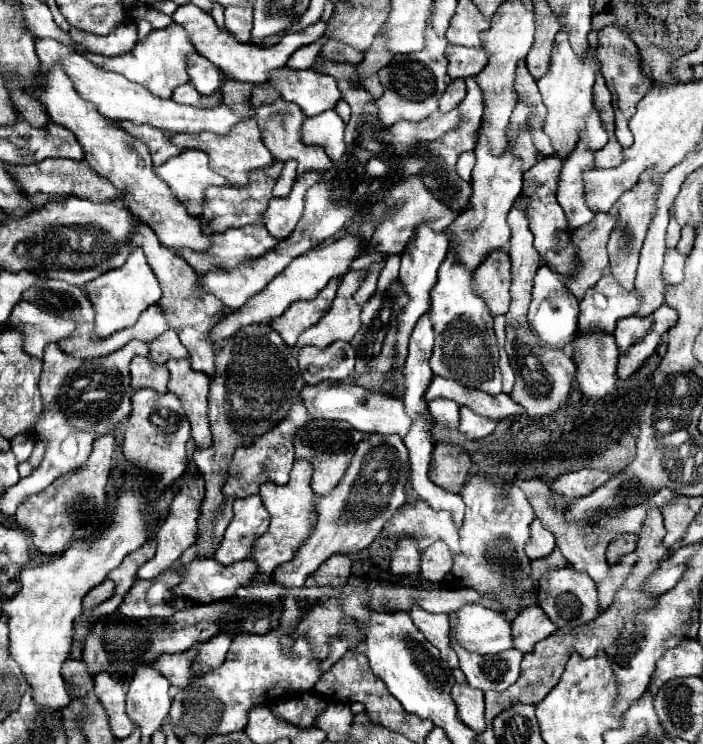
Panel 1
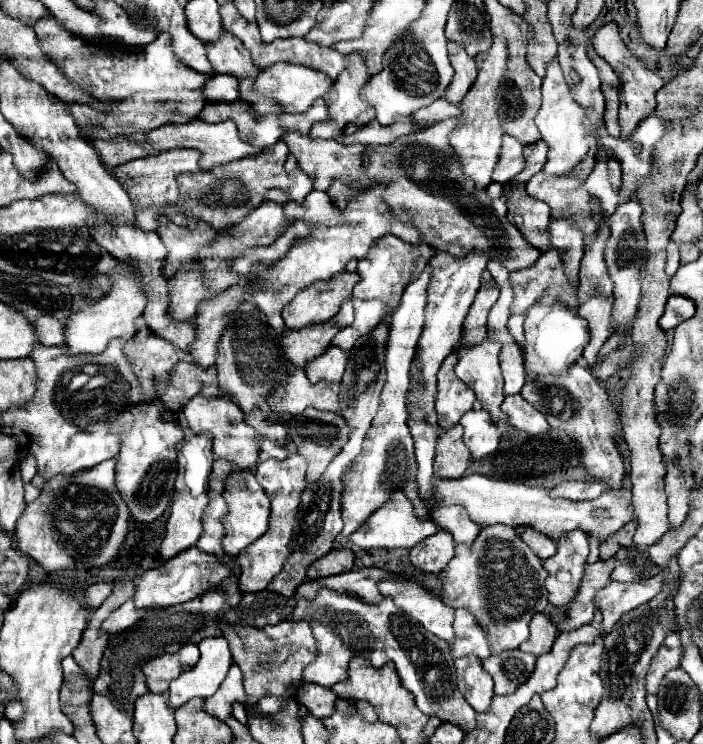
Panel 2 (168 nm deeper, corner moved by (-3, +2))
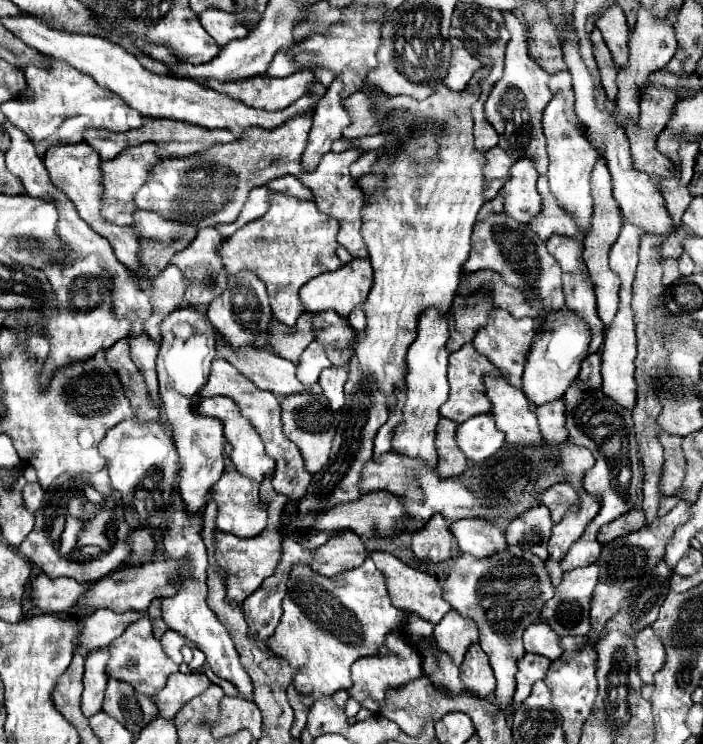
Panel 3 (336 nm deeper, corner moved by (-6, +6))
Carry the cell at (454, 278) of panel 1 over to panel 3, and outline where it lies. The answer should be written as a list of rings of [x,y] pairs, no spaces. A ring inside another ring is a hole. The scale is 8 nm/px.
[[[484,376],[486,396],[492,404],[490,414],[496,426],[506,434],[506,442],[516,446],[538,446],[542,444],[542,434],[536,424],[536,416],[522,390],[512,388],[506,380],[498,376]]]

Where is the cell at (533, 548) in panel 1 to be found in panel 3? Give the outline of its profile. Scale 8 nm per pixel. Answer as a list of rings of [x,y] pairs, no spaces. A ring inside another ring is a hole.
[[[540,504],[510,522],[510,526],[506,530],[506,542],[508,544],[526,542],[536,556],[546,560],[548,558],[546,542],[550,538],[550,528],[552,528],[550,512],[546,506]]]

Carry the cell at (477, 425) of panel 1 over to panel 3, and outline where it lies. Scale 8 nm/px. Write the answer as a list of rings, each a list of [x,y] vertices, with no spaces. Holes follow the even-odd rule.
[[[476,414],[458,426],[456,440],[468,460],[482,462],[504,444],[504,432],[496,428],[490,414]]]

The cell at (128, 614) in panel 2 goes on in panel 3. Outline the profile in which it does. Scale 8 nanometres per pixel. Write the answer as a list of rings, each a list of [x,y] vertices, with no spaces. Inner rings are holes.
[[[110,608],[94,610],[84,620],[80,634],[80,648],[88,654],[100,646],[110,646],[128,628],[128,614],[112,612]]]

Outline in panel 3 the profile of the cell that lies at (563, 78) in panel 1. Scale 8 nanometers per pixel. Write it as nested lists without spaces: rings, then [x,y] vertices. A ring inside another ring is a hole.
[[[560,92],[554,94],[552,100],[548,102],[548,106],[546,106],[544,114],[542,114],[542,128],[544,128],[544,136],[548,140],[548,158],[550,158],[548,184],[550,184],[550,190],[556,196],[558,204],[576,216],[576,222],[578,222],[580,230],[588,232],[590,230],[590,214],[592,214],[590,172],[592,172],[592,168],[596,164],[598,152],[584,138],[580,128],[566,118],[564,96]]]

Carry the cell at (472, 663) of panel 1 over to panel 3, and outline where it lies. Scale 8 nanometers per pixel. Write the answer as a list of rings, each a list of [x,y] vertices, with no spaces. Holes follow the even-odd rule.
[[[524,654],[518,660],[518,672],[516,672],[516,694],[514,694],[514,702],[524,702],[532,690],[532,684],[536,680],[542,680],[550,668],[550,660],[544,656],[536,656],[536,654]]]

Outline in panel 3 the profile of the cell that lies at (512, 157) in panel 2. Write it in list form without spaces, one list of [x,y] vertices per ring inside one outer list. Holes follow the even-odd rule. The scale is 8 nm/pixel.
[[[500,146],[486,150],[486,158],[488,158],[488,164],[484,166],[484,178],[486,178],[484,196],[486,196],[486,200],[492,200],[504,186],[504,182],[508,178],[508,170],[514,164],[514,160]]]

